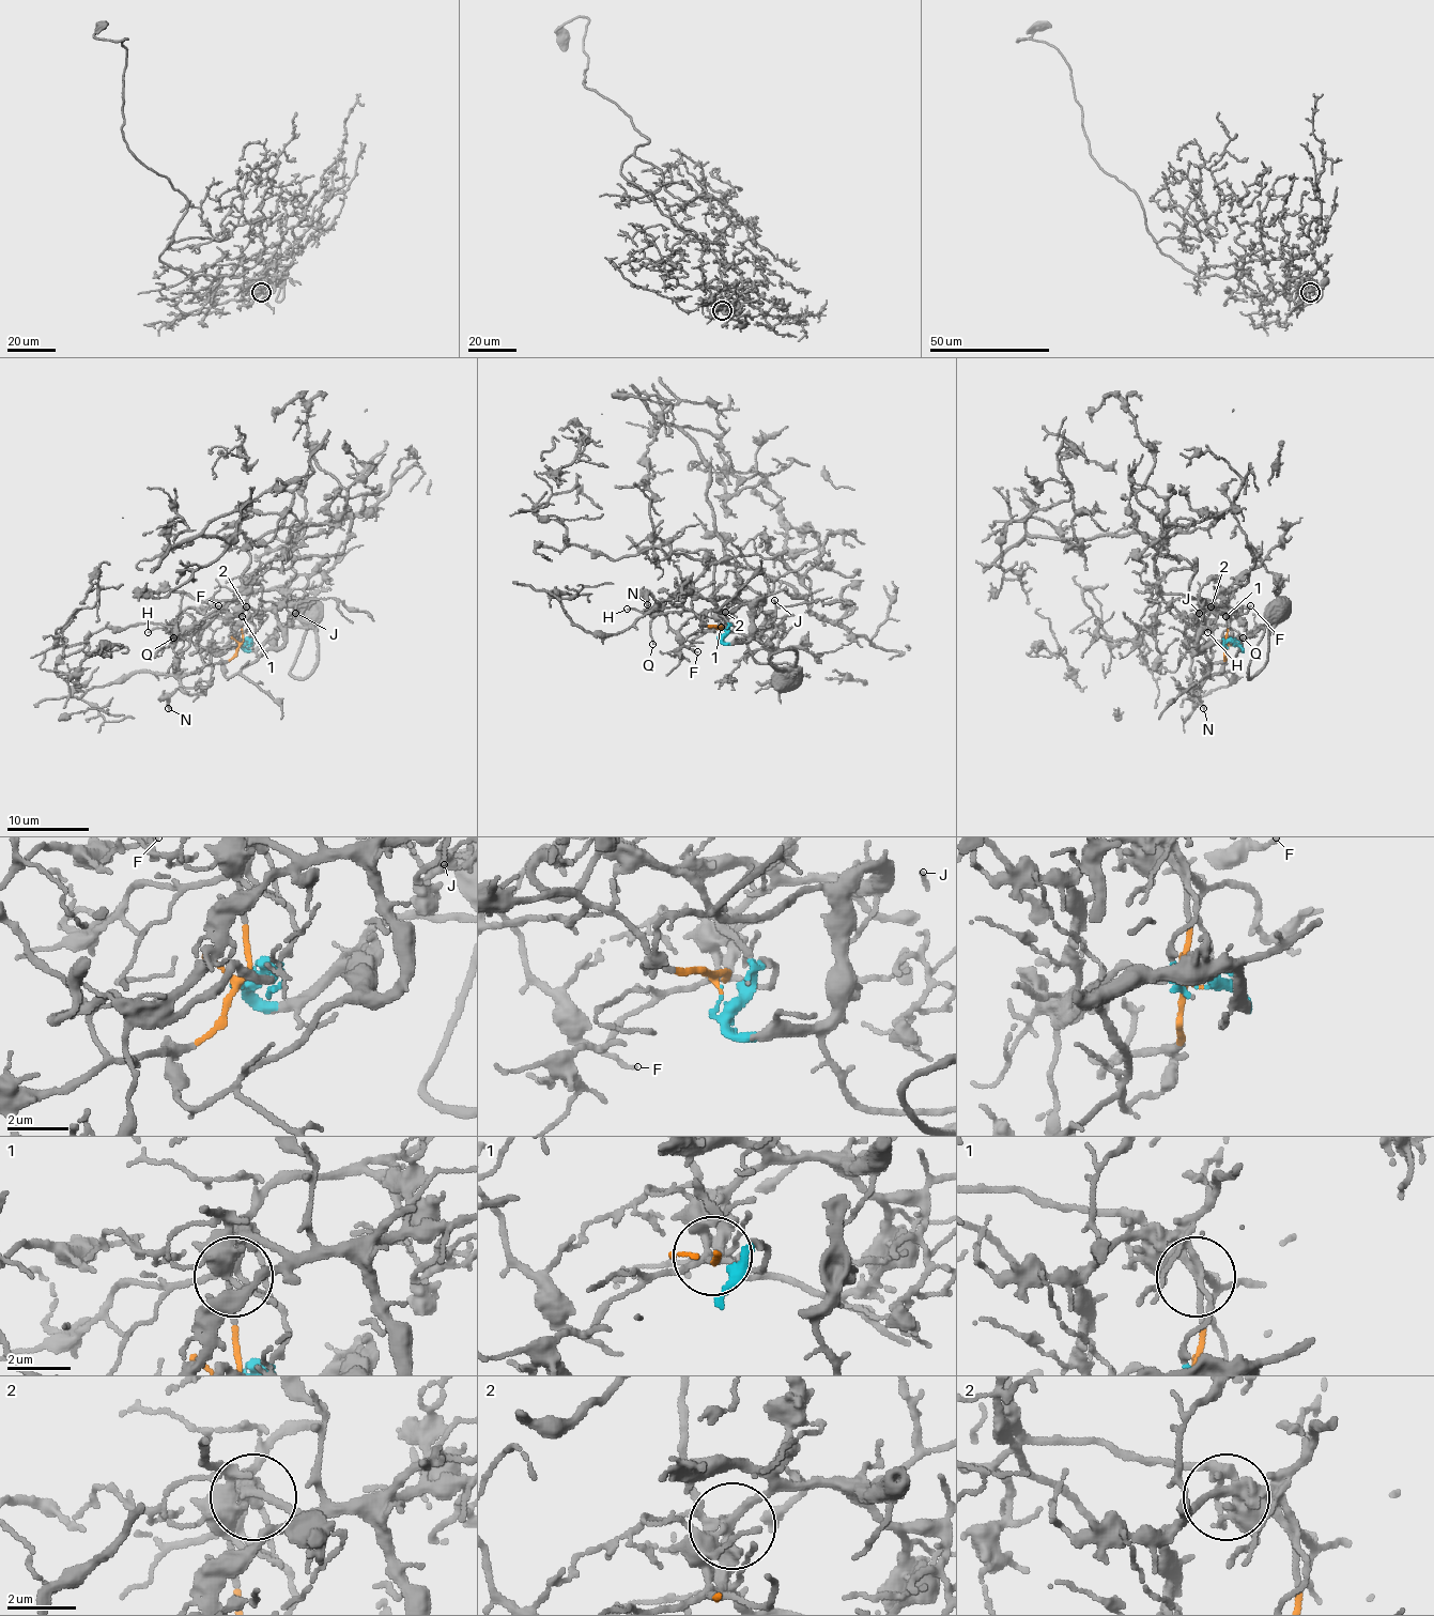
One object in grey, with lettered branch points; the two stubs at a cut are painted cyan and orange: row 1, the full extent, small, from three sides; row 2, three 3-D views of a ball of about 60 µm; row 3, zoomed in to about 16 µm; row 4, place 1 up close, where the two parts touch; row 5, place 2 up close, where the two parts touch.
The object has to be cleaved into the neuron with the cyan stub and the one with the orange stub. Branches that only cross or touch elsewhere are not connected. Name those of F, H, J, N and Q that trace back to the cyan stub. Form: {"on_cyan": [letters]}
{"on_cyan": ["J"]}

